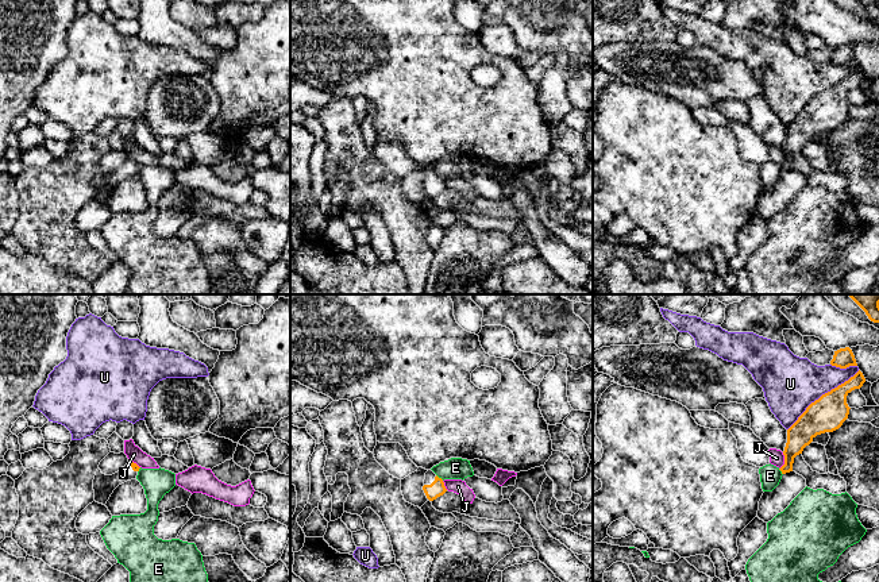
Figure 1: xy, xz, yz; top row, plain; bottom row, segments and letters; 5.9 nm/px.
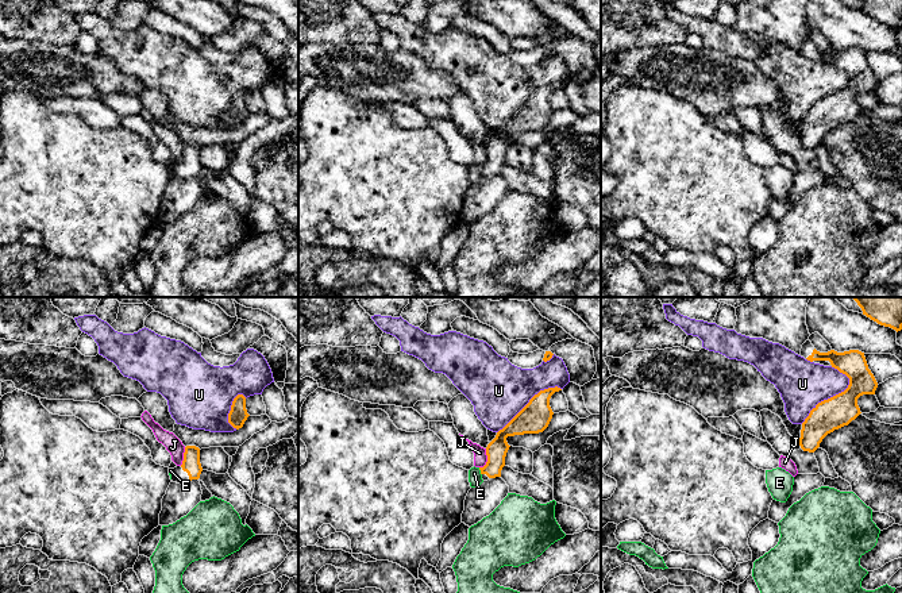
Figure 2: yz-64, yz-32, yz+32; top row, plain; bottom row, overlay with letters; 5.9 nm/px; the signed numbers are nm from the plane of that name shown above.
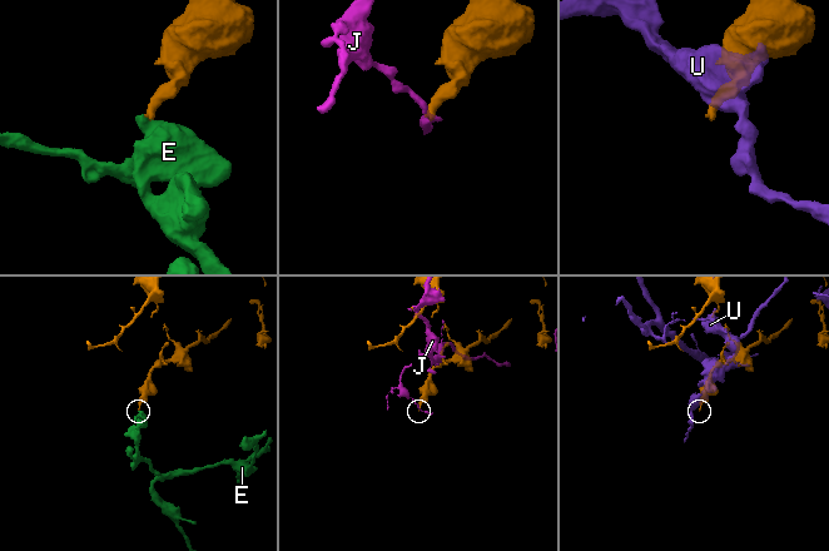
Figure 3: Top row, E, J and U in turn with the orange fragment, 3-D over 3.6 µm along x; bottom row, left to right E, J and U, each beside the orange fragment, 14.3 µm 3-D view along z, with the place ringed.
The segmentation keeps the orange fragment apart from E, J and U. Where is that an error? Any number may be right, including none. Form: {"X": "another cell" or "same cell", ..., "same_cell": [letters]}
{"E": "another cell", "J": "another cell", "U": "another cell", "same_cell": []}

